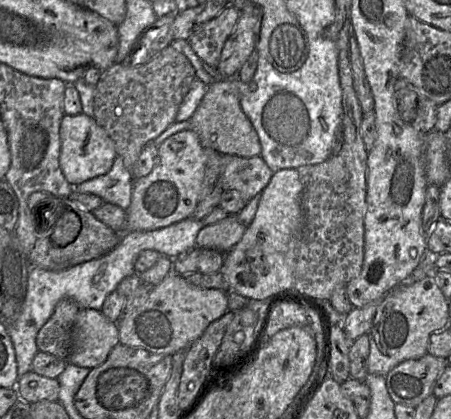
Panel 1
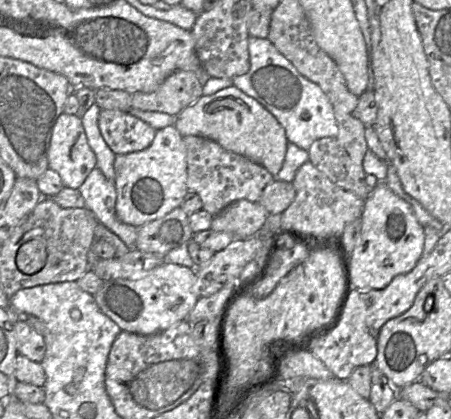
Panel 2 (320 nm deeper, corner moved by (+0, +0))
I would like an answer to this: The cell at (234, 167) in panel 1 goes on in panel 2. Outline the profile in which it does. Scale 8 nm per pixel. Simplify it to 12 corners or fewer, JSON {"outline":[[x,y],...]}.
{"outline":[[184,136],[188,191],[213,216],[258,202],[274,176],[212,140]]}

